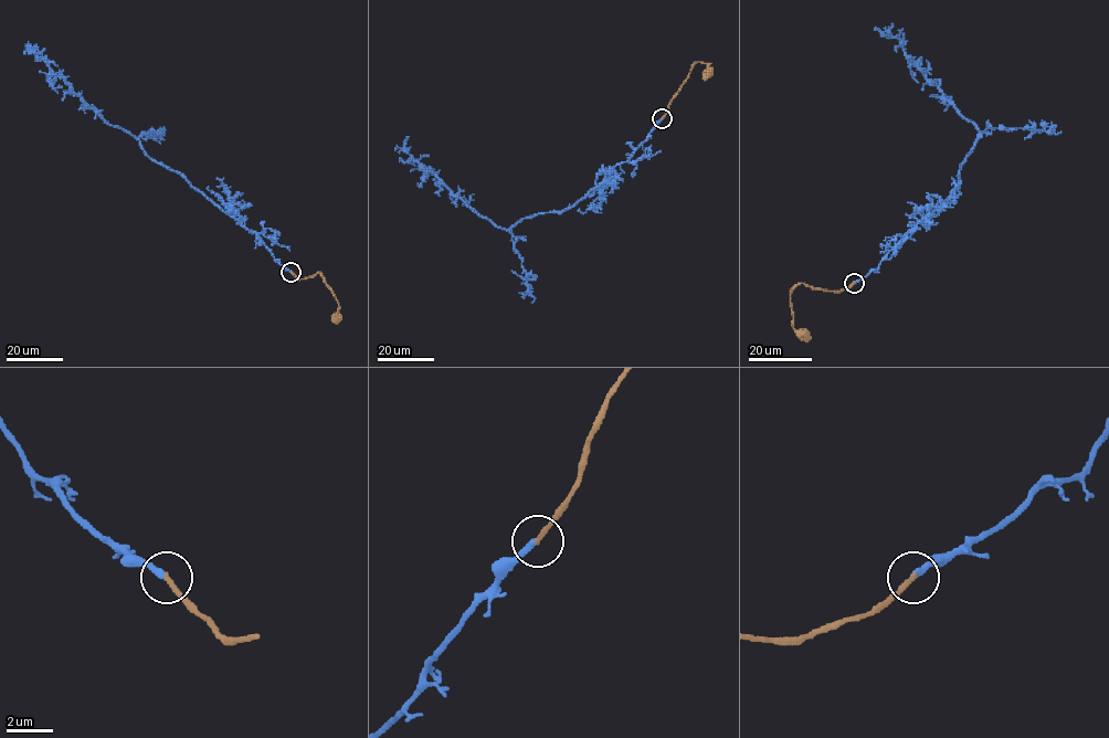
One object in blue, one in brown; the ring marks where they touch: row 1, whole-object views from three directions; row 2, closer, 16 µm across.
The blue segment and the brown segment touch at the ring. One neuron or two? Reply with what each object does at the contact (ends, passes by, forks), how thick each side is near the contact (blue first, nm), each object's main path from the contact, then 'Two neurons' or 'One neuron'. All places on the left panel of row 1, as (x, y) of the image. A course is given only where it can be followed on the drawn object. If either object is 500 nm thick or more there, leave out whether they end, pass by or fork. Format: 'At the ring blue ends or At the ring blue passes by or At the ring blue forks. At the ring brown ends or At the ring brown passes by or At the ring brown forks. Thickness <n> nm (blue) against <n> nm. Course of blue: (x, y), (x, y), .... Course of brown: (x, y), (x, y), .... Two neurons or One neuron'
At the ring blue ends. At the ring brown ends. Thickness 300 nm (blue) against 240 nm. Course of blue: (291, 271), (256, 234), (182, 176), (151, 159), (137, 139), (107, 124), (33, 52), (38, 46). Course of brown: (292, 271), (298, 278), (319, 273), (338, 304), (336, 316). One neuron

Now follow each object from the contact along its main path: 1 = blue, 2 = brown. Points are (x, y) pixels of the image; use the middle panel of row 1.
1: (662, 118), (627, 160), (570, 207), (523, 218), (508, 229), (478, 217), (414, 161), (404, 148), (409, 136)
2: (663, 118), (697, 62), (709, 64), (707, 73)

